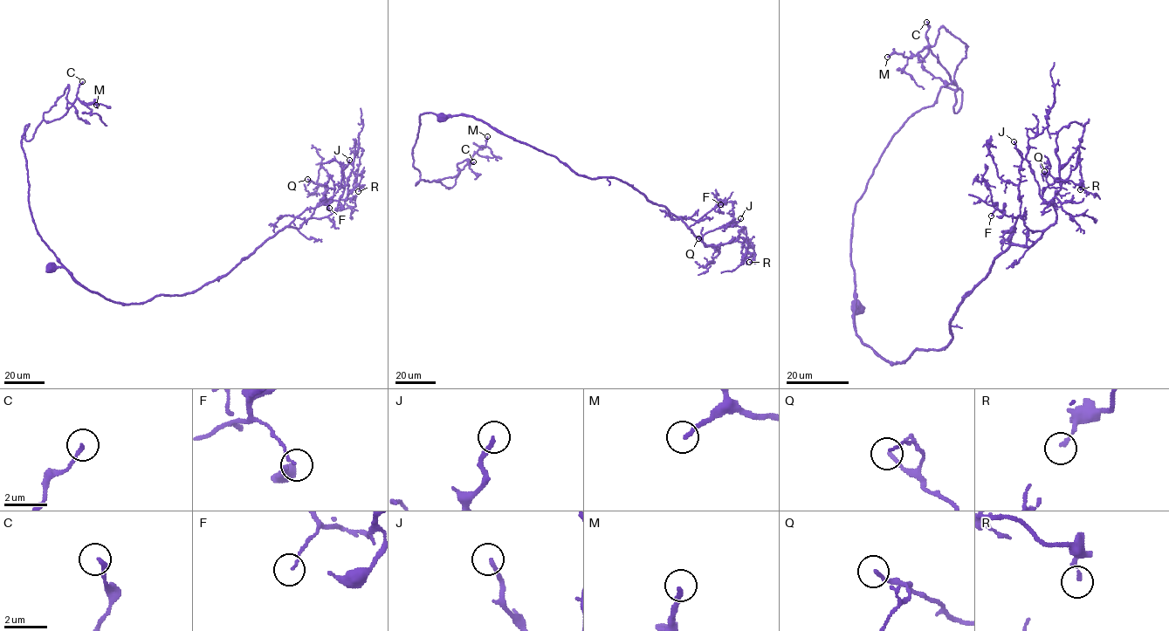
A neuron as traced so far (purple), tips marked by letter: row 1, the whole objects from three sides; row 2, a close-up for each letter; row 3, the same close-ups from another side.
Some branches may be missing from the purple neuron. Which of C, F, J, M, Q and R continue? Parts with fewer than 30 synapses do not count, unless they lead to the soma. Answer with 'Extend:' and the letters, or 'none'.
Extend: J

